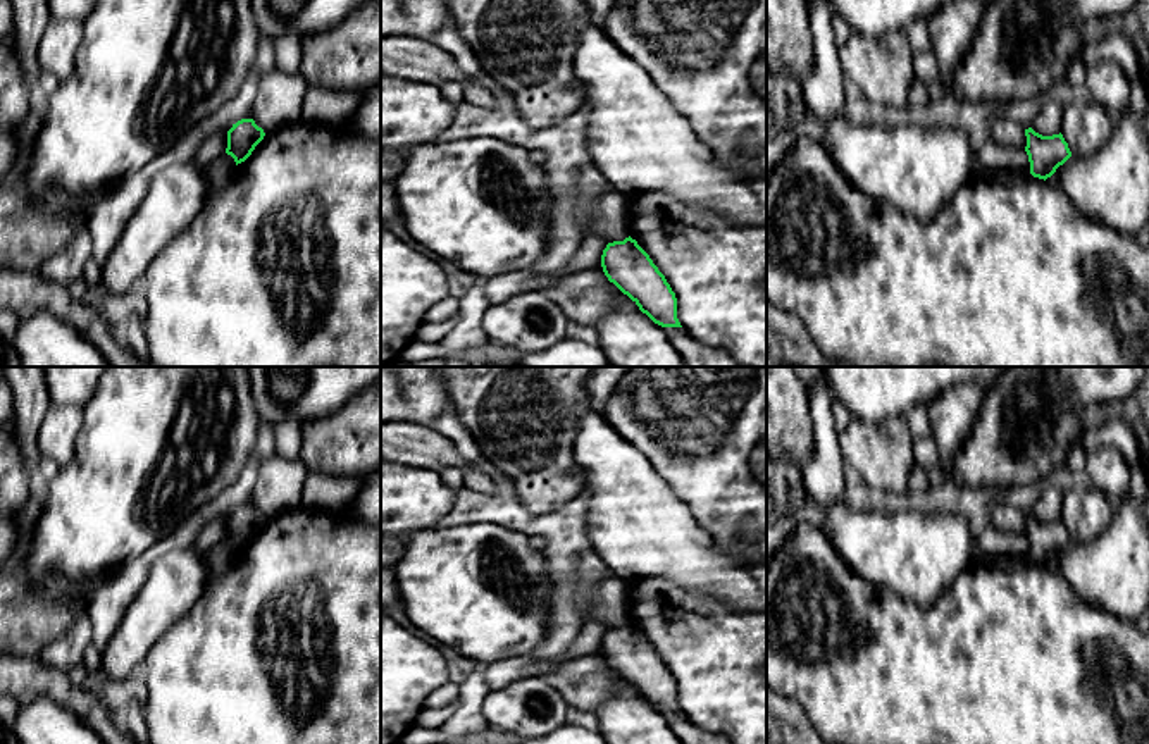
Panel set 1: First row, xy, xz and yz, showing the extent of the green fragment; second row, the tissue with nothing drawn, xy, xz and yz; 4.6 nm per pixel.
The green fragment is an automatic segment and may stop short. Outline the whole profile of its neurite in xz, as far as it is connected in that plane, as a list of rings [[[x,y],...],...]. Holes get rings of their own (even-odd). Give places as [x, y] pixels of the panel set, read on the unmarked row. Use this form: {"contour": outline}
{"contour": [[[630,622],[608,629],[601,653],[610,668],[627,680],[643,699],[661,713],[682,713],[677,684],[649,641]]]}

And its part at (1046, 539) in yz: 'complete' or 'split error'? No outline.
complete

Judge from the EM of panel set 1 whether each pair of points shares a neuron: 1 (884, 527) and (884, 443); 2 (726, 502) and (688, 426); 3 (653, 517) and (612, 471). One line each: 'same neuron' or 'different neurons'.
1: different neurons
2: same neuron
3: same neuron

